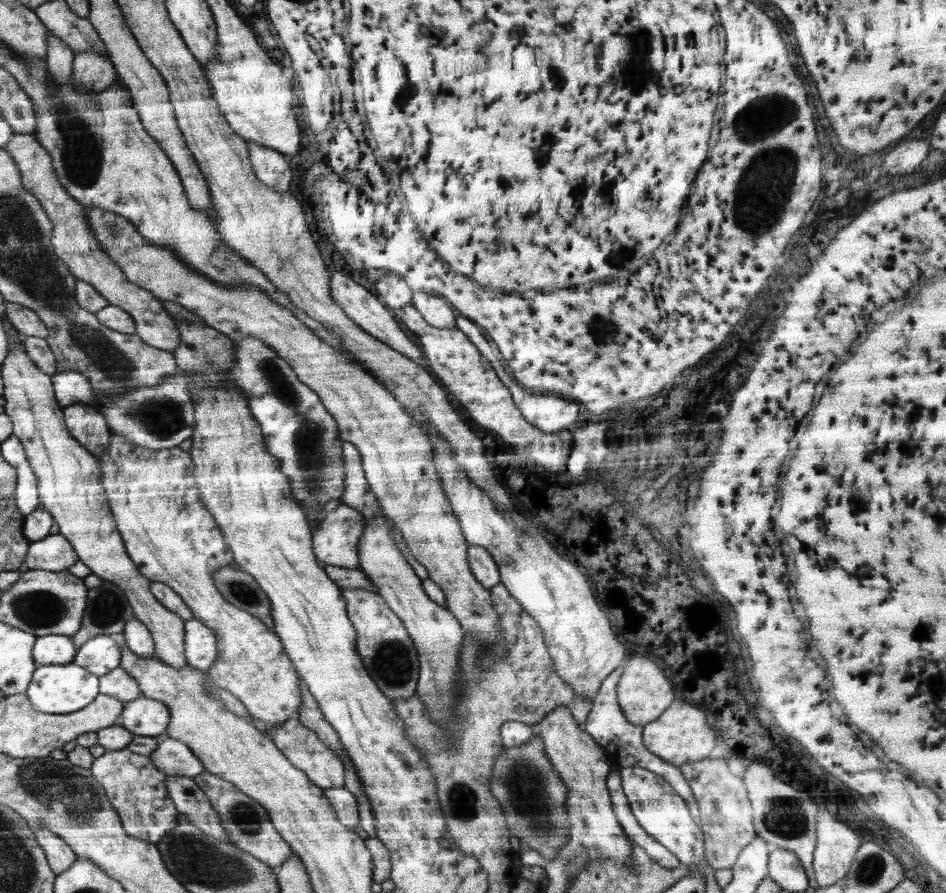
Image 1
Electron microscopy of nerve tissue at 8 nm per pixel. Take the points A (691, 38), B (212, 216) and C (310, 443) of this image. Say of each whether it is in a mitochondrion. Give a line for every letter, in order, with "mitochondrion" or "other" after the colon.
A: other
B: other
C: mitochondrion

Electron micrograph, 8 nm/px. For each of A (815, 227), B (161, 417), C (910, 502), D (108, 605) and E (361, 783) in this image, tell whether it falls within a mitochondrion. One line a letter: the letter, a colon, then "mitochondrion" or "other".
A: other
B: mitochondrion
C: other
D: mitochondrion
E: other

